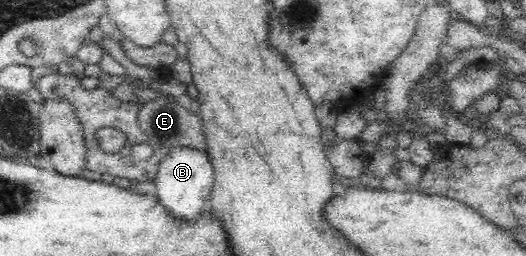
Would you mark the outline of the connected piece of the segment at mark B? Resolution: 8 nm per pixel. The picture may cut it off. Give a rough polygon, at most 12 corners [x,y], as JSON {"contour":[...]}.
{"contour":[[169,148],[155,179],[158,202],[197,220],[214,184],[206,150]]}

